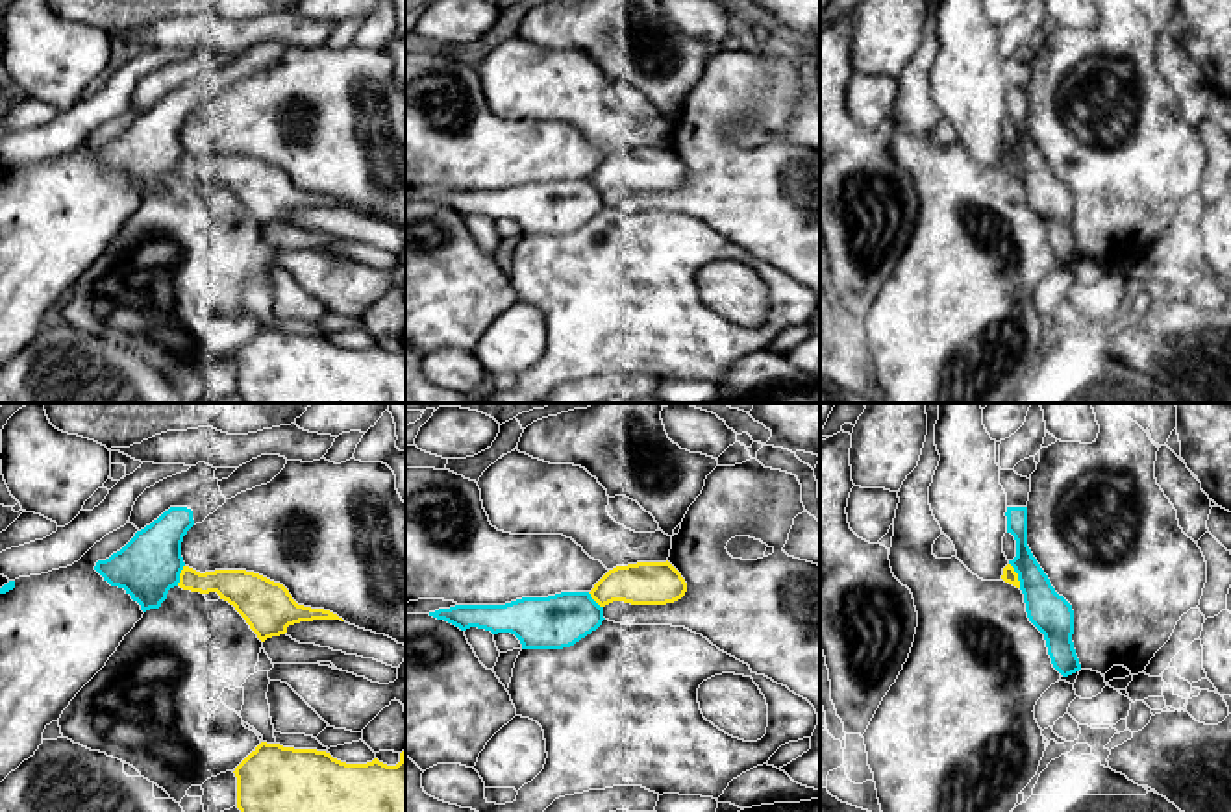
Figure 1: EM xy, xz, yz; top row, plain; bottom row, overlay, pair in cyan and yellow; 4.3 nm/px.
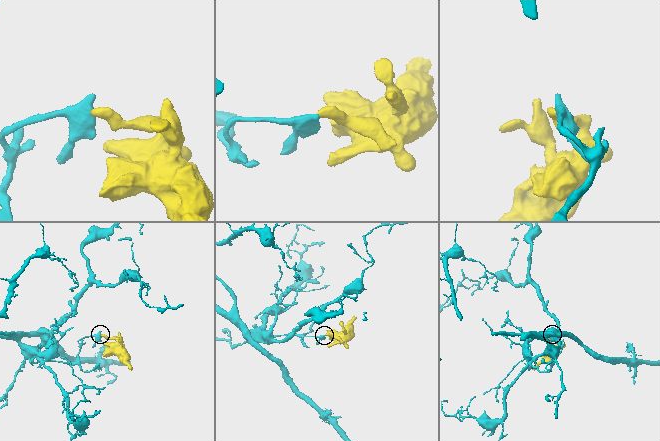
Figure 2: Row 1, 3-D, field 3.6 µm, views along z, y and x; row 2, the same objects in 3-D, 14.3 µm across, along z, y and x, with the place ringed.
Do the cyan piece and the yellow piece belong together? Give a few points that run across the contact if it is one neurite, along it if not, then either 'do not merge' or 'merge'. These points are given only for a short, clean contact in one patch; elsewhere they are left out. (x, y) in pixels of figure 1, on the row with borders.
do not merge

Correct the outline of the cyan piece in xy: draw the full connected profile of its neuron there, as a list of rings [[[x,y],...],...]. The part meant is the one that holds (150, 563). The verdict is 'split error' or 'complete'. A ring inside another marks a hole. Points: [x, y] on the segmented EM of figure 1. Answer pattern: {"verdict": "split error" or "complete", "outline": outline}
{"verdict": "complete", "outline": [[[170,507],[157,520],[106,560],[98,560],[94,570],[111,586],[124,588],[141,610],[159,609],[170,588],[178,586],[185,566],[181,542],[194,525],[193,511]]]}

